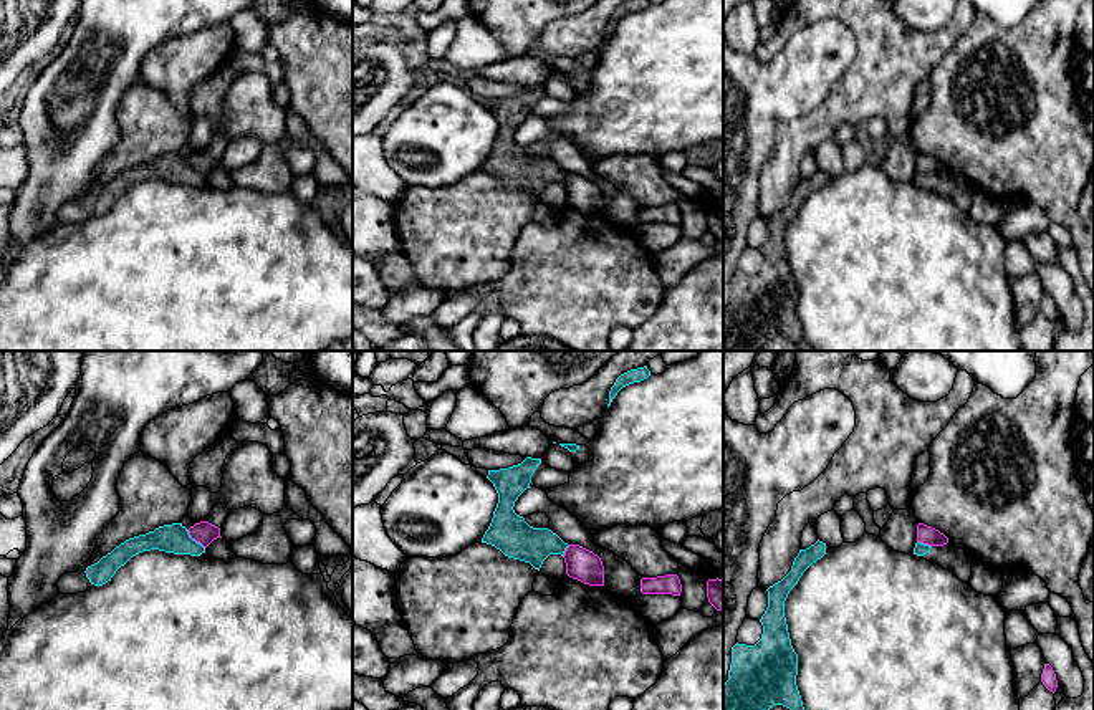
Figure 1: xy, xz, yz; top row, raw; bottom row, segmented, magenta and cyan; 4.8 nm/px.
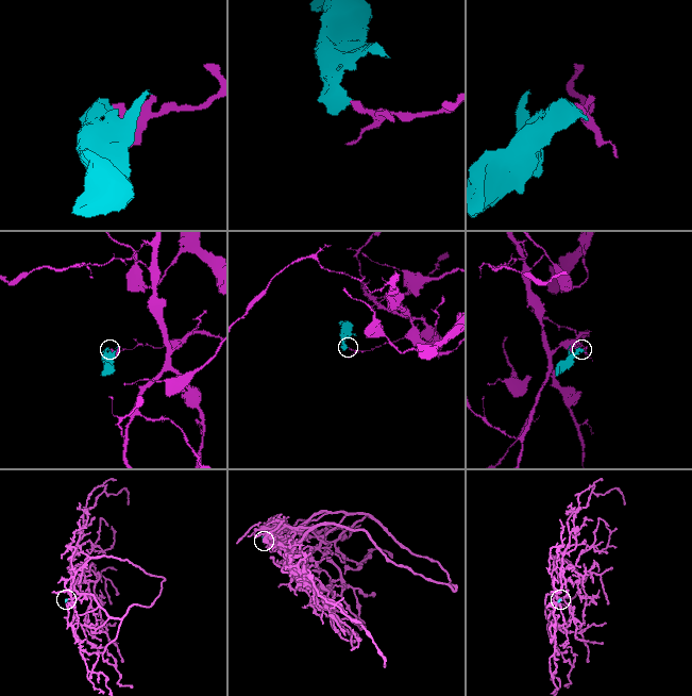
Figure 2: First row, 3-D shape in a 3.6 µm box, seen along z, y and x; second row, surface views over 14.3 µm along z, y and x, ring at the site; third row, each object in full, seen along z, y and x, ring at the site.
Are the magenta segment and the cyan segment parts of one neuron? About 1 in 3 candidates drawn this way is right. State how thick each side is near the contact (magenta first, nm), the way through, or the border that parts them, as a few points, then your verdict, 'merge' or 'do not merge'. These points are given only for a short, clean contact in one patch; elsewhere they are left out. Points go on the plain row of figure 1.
110/140 nm | along xy (186, 159), (204, 177) | do not merge

